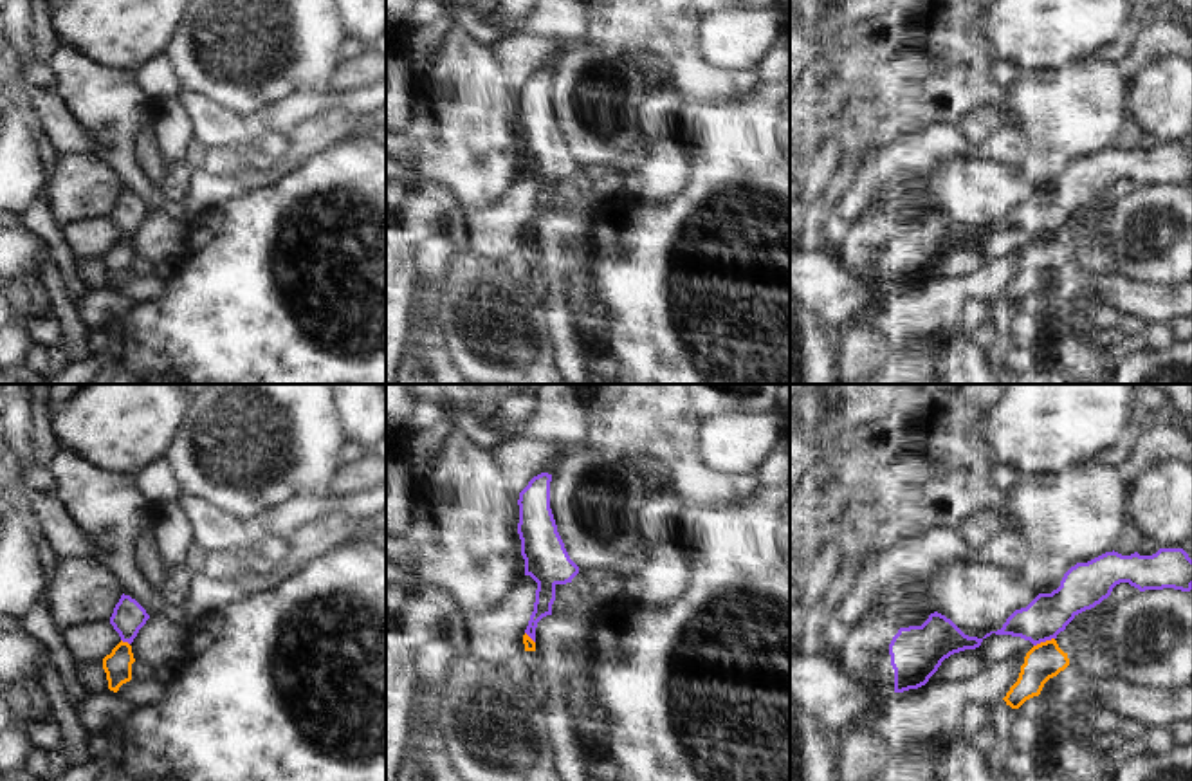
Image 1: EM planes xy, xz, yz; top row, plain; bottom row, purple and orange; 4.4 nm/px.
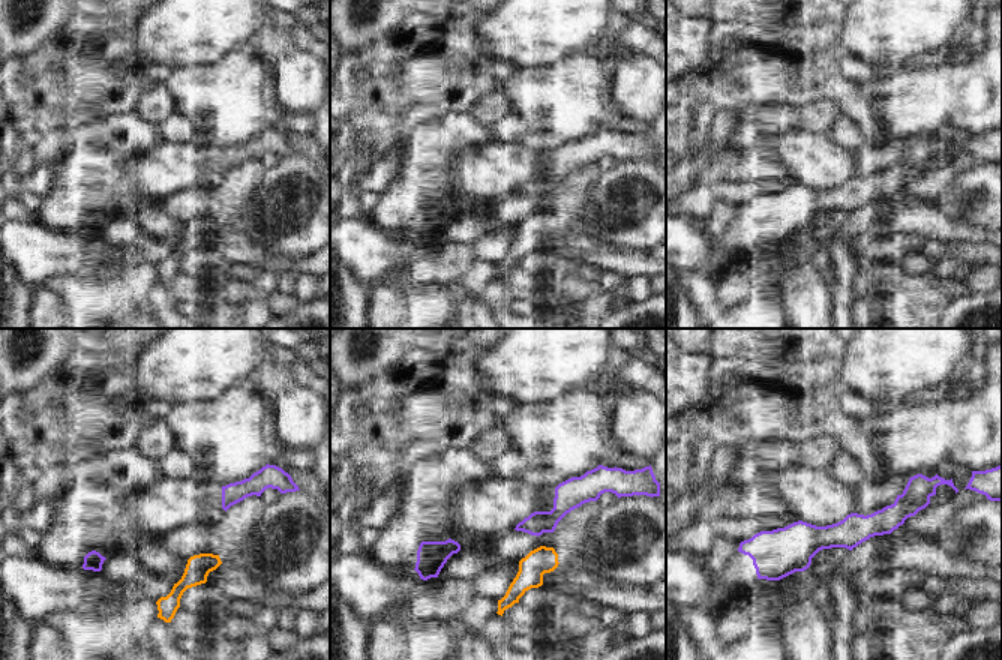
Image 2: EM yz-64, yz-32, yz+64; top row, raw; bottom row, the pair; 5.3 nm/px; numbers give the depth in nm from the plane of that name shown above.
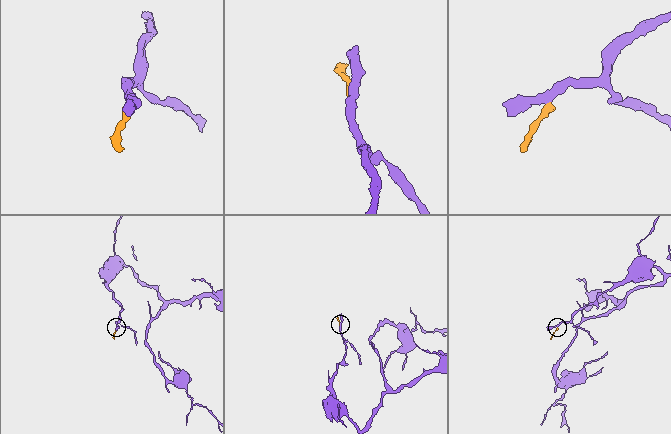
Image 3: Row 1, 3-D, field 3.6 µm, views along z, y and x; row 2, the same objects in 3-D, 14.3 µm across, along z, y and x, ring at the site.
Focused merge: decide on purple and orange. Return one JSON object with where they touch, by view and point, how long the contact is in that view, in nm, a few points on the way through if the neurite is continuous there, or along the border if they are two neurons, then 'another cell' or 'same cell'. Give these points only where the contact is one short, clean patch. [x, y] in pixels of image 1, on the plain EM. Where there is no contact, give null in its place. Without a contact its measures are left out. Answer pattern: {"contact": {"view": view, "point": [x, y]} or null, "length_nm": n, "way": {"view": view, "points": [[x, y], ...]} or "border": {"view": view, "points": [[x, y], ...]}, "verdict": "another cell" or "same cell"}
{"contact": {"view": "yz", "point": [1043, 237]}, "length_nm": 100, "border": {"view": "yz", "points": [[1054, 233], [1034, 242]]}, "verdict": "another cell"}

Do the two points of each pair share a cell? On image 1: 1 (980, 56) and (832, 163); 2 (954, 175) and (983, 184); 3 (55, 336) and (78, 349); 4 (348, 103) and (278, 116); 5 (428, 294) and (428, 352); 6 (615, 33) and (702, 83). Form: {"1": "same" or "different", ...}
{"1": "different", "2": "same", "3": "different", "4": "same", "5": "same", "6": "same"}

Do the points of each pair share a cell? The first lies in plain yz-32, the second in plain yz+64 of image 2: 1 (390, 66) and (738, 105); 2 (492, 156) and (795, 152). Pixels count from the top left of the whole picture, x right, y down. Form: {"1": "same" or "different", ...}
{"1": "same", "2": "same"}

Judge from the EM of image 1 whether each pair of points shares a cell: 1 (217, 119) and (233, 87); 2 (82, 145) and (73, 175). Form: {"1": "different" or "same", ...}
{"1": "different", "2": "different"}

